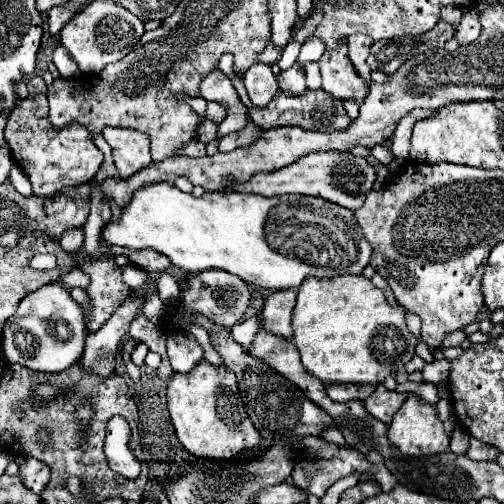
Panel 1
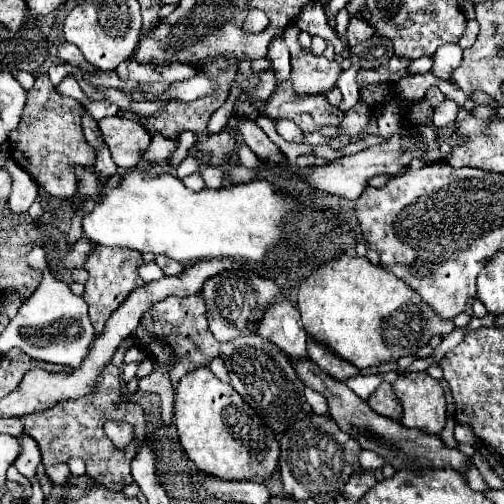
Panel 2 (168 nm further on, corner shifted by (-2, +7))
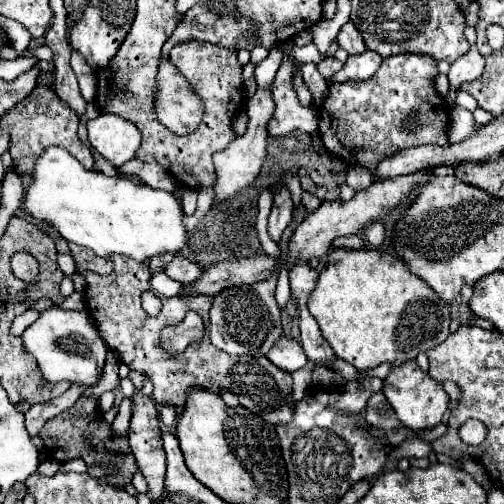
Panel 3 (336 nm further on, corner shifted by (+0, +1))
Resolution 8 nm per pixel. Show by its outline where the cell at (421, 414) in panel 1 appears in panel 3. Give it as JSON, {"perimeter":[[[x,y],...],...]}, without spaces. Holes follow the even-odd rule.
{"perimeter":[[[408,361],[402,365],[394,365],[388,373],[388,377],[384,379],[384,387],[382,393],[386,395],[386,399],[390,401],[390,405],[394,407],[398,419],[412,431],[424,431],[424,429],[432,429],[434,425],[438,425],[442,421],[444,411],[448,409],[448,393],[444,391],[442,383],[432,379],[428,373],[424,373],[416,361]]]}

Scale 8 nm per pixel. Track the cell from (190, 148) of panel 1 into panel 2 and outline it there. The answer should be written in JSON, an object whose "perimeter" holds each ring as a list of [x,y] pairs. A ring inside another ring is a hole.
{"perimeter":[[[154,133],[152,135],[152,143],[150,147],[146,149],[146,161],[150,163],[160,163],[162,159],[166,159],[168,155],[172,155],[180,145],[180,139],[168,139],[168,137],[162,137],[160,133]]]}

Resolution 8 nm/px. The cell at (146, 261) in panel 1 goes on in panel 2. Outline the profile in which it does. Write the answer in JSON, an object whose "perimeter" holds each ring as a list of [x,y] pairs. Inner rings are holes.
{"perimeter":[[[154,255],[154,263],[164,271],[164,275],[178,275],[184,271],[184,265],[170,259],[170,257],[162,257],[162,255]]]}

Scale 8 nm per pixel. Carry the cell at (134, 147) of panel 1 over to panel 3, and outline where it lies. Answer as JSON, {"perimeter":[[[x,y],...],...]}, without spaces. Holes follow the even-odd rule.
{"perimeter":[[[100,113],[88,121],[90,145],[112,165],[120,167],[130,161],[140,147],[140,131],[134,123],[110,113]]]}

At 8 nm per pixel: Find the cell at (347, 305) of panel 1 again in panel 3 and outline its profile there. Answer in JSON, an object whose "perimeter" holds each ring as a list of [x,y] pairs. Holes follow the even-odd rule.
{"perimeter":[[[334,249],[328,251],[328,263],[320,271],[316,289],[308,299],[308,309],[318,319],[324,339],[330,343],[334,353],[344,361],[352,363],[356,369],[378,367],[380,363],[400,365],[404,361],[416,359],[422,351],[436,347],[444,341],[450,331],[450,307],[440,299],[424,279],[414,275],[398,255],[376,251],[376,249]]]}

